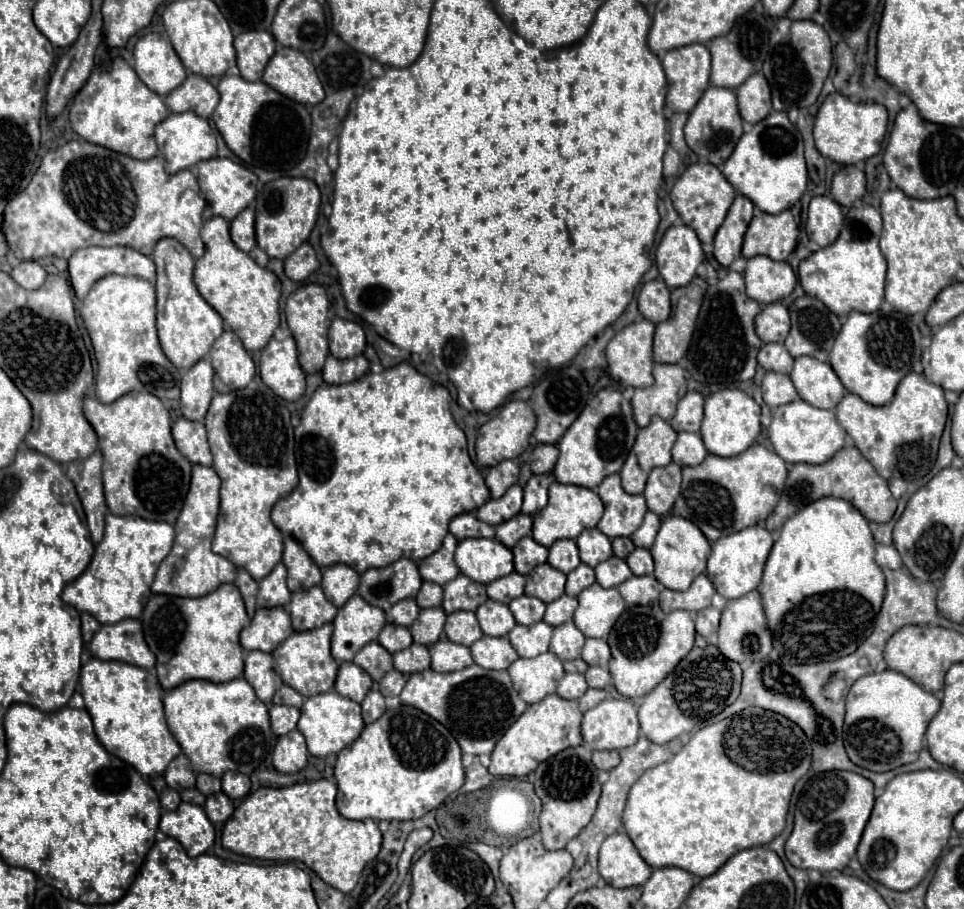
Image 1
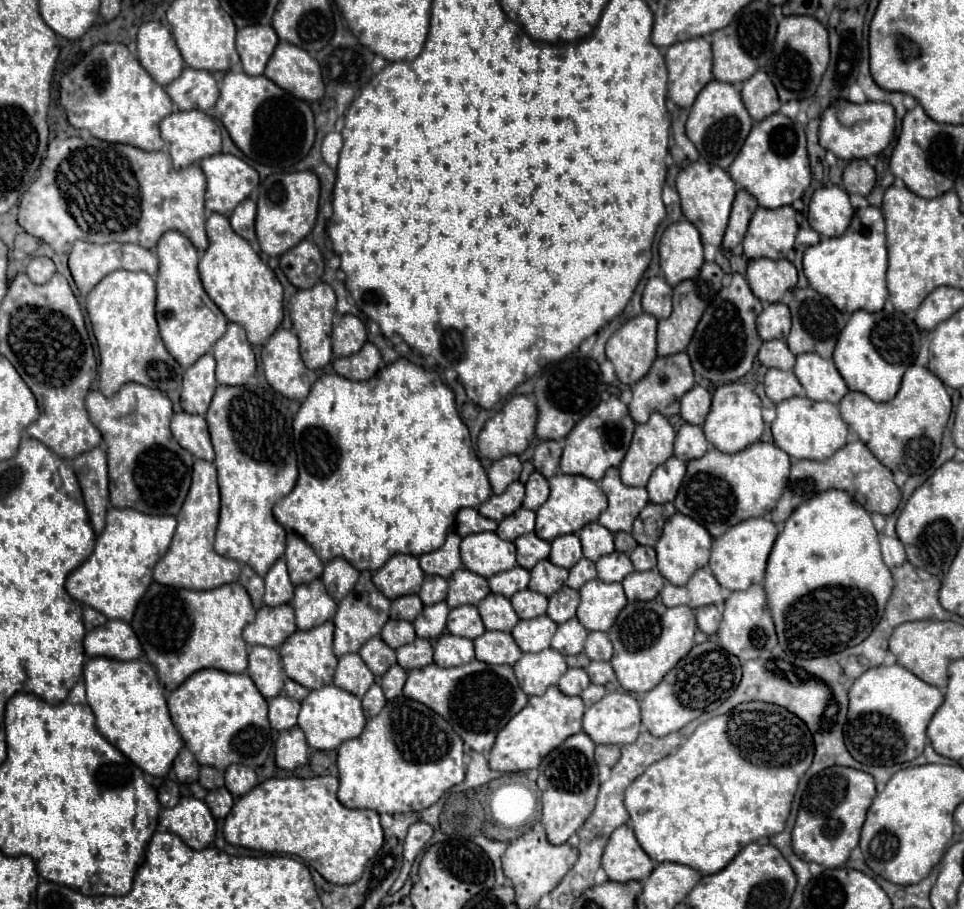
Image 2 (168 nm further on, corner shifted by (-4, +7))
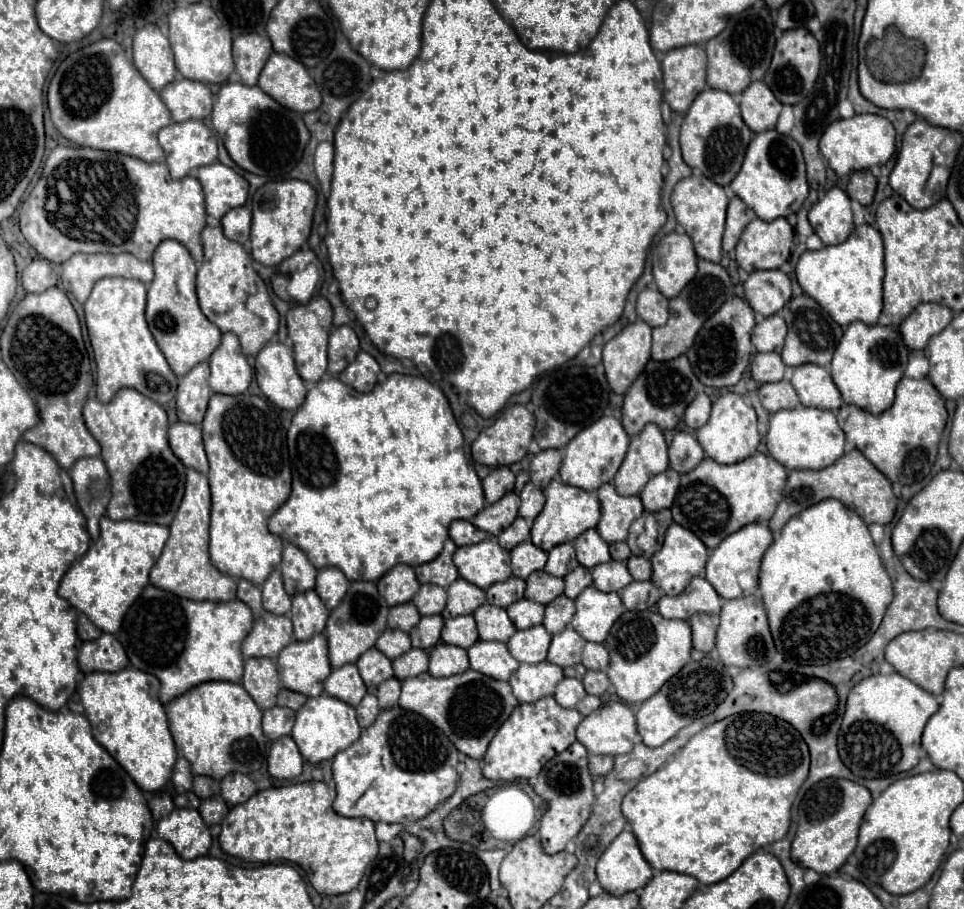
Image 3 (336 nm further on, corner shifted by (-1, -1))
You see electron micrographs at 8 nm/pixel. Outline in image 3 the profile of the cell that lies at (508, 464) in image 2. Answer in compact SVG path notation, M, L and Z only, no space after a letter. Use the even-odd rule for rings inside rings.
M497 467L497 469L493 469L483 479L483 489L485 489L487 503L499 501L505 493L513 491L513 485L515 485L515 473L509 467Z

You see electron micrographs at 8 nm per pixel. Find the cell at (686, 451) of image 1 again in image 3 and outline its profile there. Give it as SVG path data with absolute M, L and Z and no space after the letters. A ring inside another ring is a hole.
M677 433L669 445L669 465L679 473L695 469L703 455L703 447L691 433Z

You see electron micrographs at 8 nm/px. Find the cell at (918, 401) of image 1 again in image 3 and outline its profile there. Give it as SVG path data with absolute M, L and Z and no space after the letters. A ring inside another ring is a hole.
M903 377L897 385L893 405L881 415L871 415L857 405L843 405L837 411L837 423L845 431L849 443L853 443L889 481L911 485L929 475L939 439L947 423L947 409L929 379Z

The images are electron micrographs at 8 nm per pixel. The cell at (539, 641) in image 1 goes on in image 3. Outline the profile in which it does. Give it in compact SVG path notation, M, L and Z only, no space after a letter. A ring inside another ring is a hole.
M535 625L531 629L517 631L509 641L507 649L521 663L539 663L547 657L547 649L551 643L551 635L543 625Z

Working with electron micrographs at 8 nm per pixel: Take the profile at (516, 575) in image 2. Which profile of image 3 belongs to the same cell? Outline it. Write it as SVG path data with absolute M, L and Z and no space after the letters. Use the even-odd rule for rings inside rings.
M509 577L507 581L493 583L487 589L487 601L497 607L509 607L511 603L523 599L523 591L525 591L525 581L519 577Z

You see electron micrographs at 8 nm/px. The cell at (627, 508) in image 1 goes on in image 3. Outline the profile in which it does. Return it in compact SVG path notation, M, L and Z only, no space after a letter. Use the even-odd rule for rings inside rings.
M605 483L603 487L599 487L597 497L601 501L601 521L597 523L599 535L607 543L625 541L629 525L643 513L641 499L637 495L619 495L613 483Z

